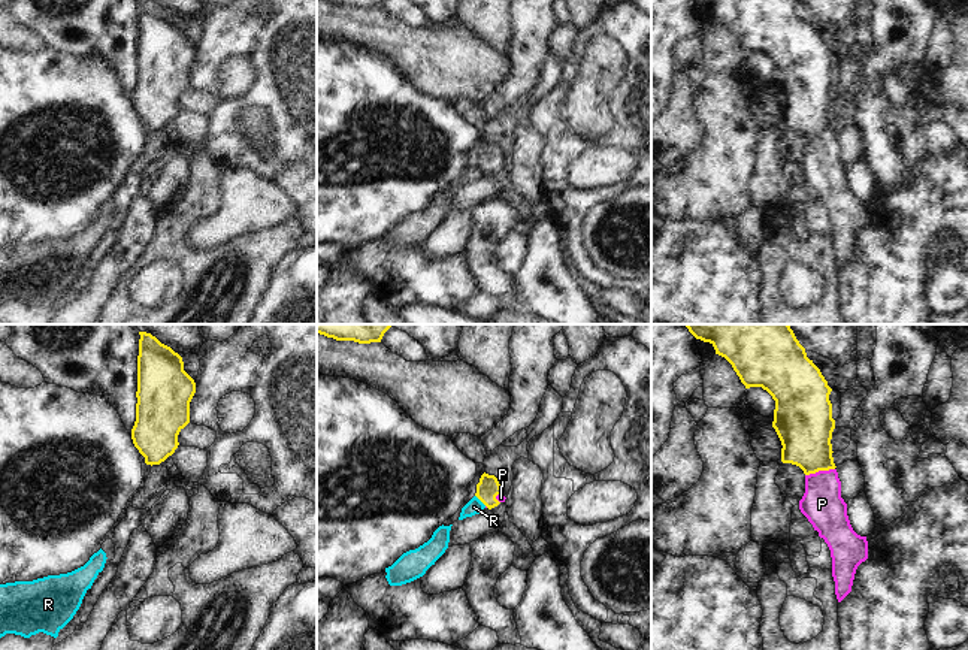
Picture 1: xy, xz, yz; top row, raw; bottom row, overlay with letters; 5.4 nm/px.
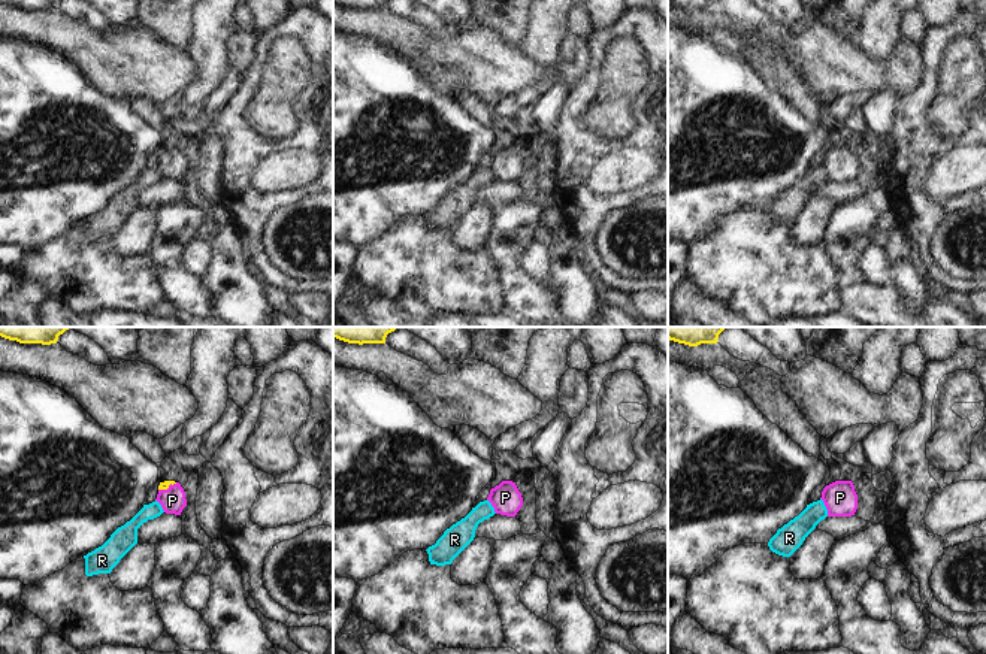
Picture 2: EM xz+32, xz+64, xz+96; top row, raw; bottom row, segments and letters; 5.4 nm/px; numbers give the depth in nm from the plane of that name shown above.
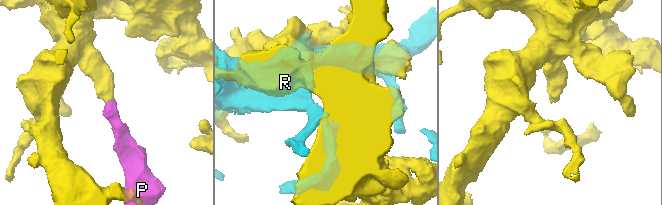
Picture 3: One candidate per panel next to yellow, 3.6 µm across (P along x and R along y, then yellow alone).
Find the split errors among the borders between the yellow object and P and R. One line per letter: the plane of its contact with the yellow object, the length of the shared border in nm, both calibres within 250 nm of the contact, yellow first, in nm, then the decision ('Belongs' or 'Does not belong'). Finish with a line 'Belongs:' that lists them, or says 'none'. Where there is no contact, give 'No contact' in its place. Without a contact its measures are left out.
P: Touches yellow in yz. Shared border 170 nm. Thickness 300 nm (yellow) against 220 nm. Belongs
R: Touches yellow in xz. Shared border 90 nm. Thickness 120 nm (yellow) against 80 nm. Does not belong
Belongs: P.

